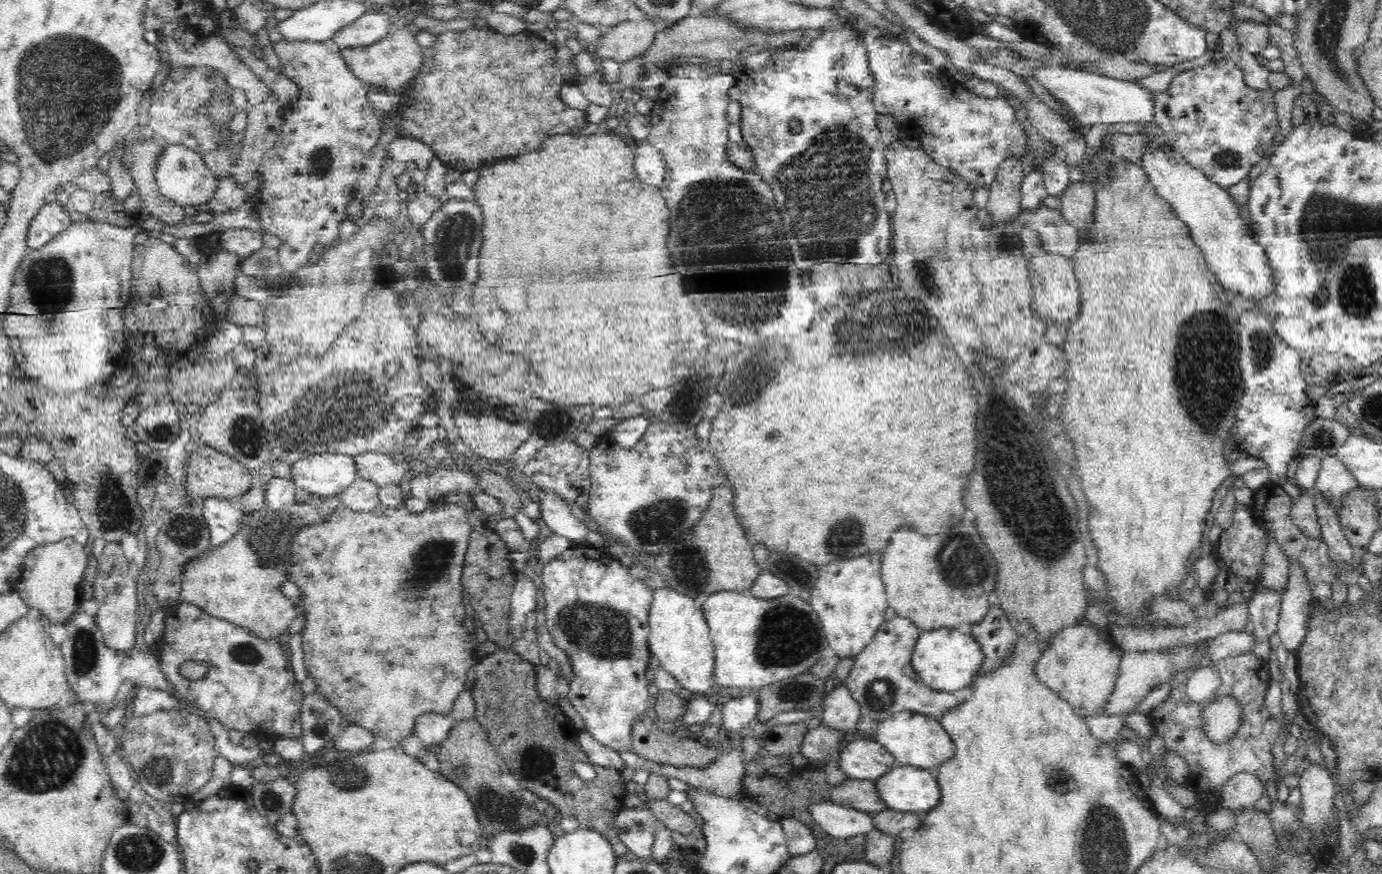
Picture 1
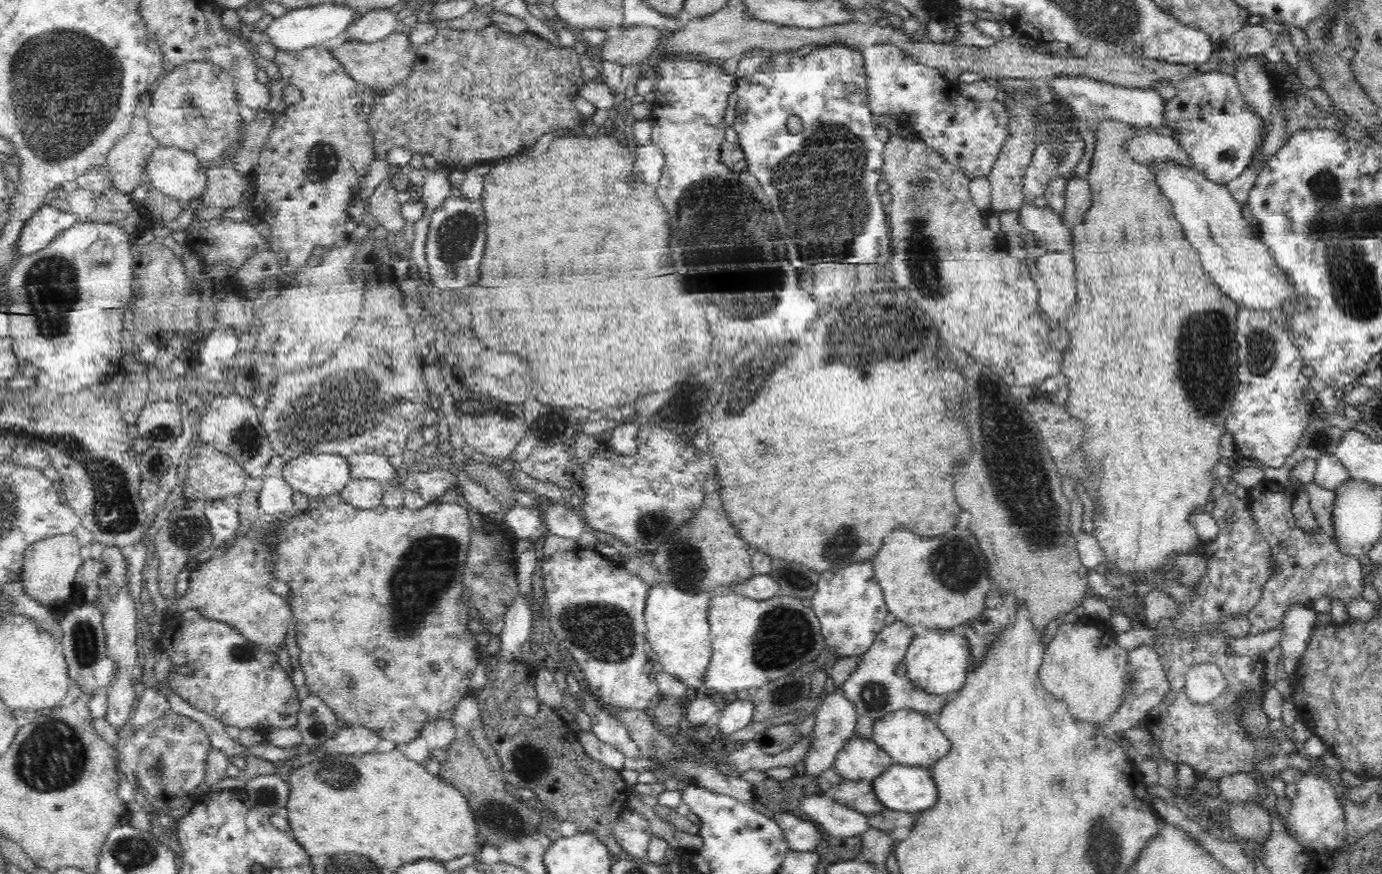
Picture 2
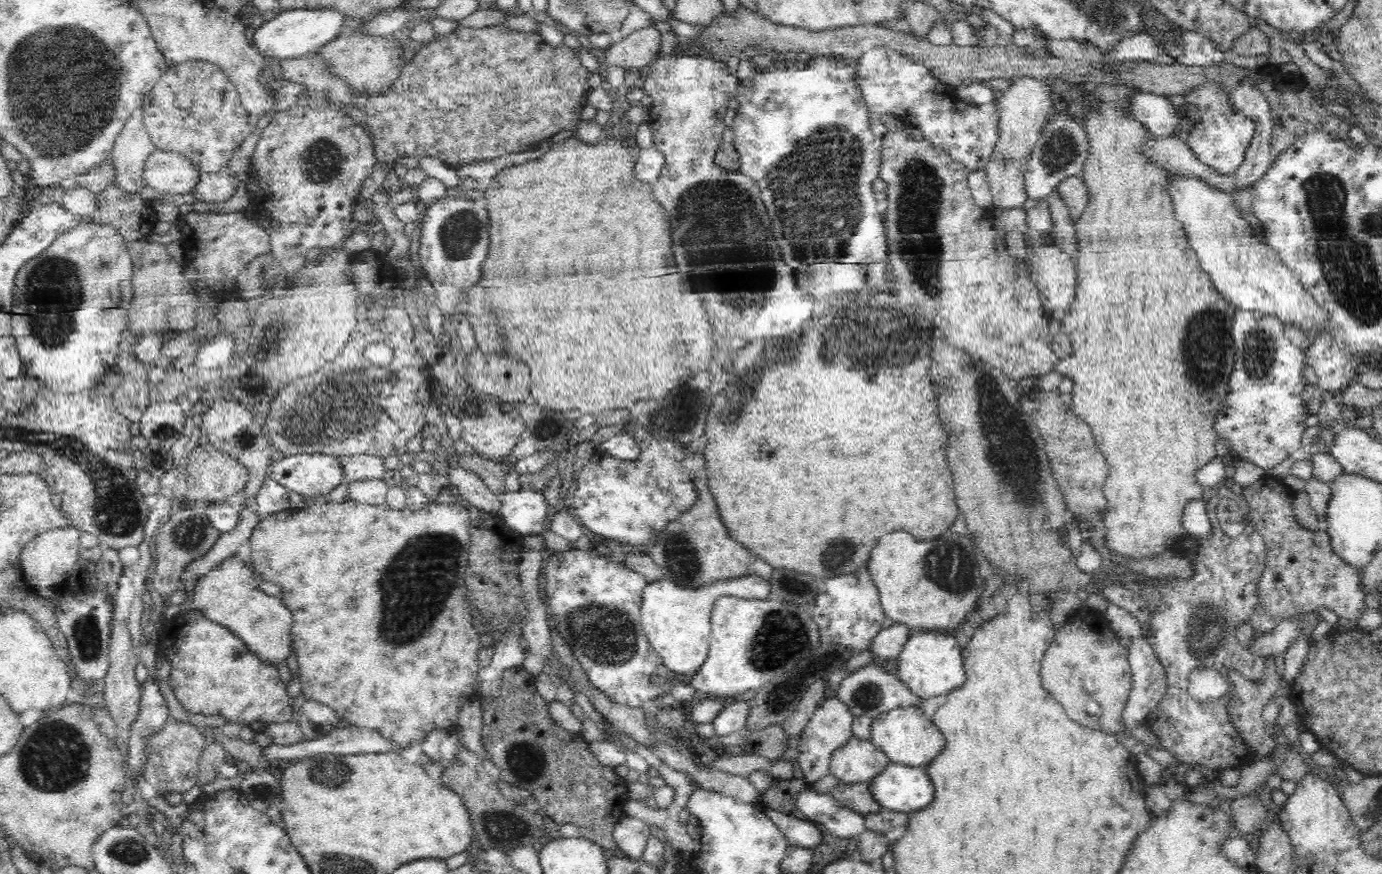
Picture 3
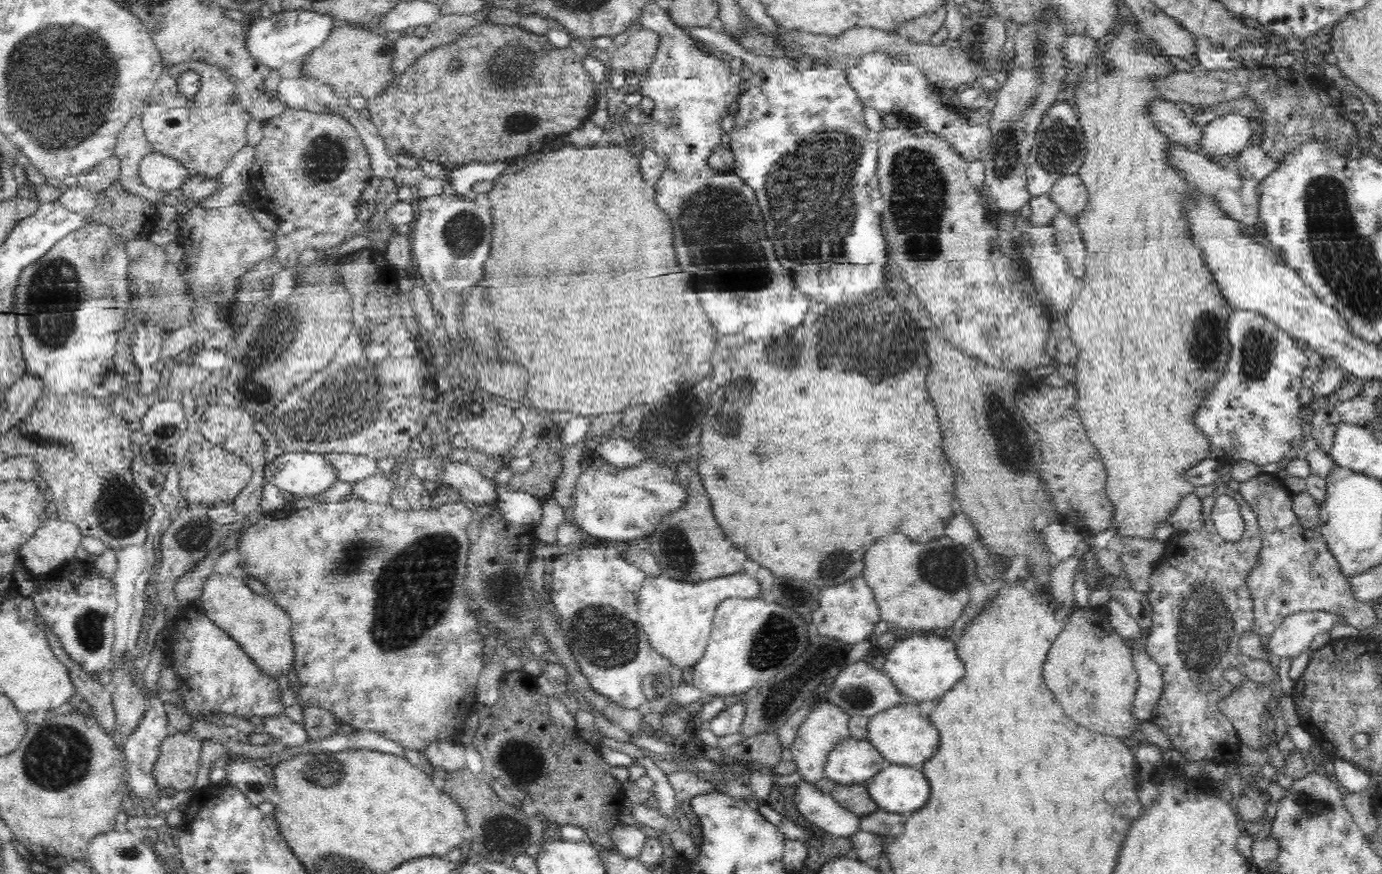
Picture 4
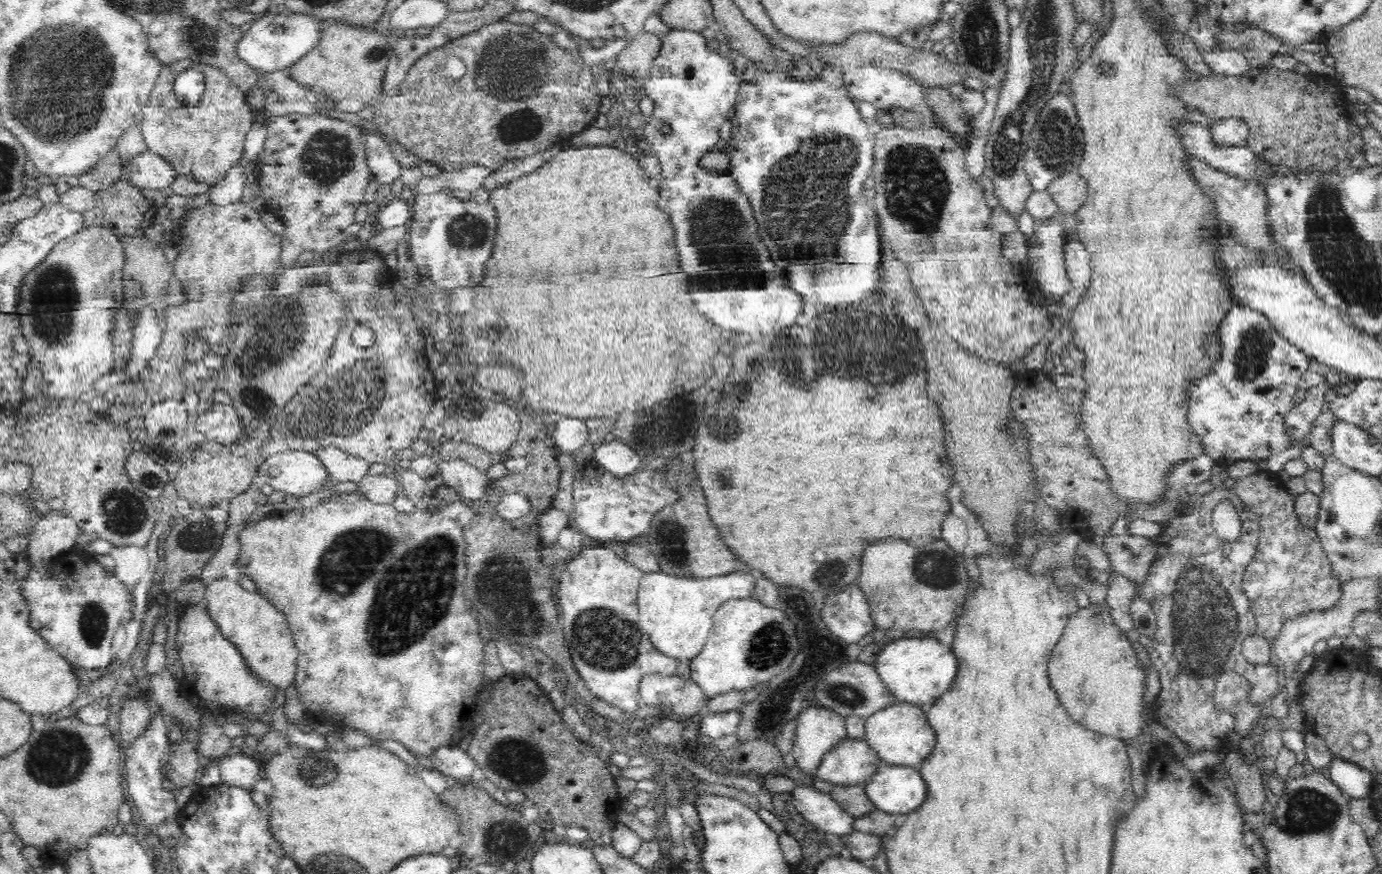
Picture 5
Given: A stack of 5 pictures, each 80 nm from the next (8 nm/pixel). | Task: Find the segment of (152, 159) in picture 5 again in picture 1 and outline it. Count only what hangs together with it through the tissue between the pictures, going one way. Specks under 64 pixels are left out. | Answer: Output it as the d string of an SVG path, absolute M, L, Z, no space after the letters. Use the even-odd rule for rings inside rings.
M166 145L162 147L160 156L156 158L154 179L160 192L180 206L196 206L208 202L208 198L216 190L216 177L212 173L202 155L182 145Z

